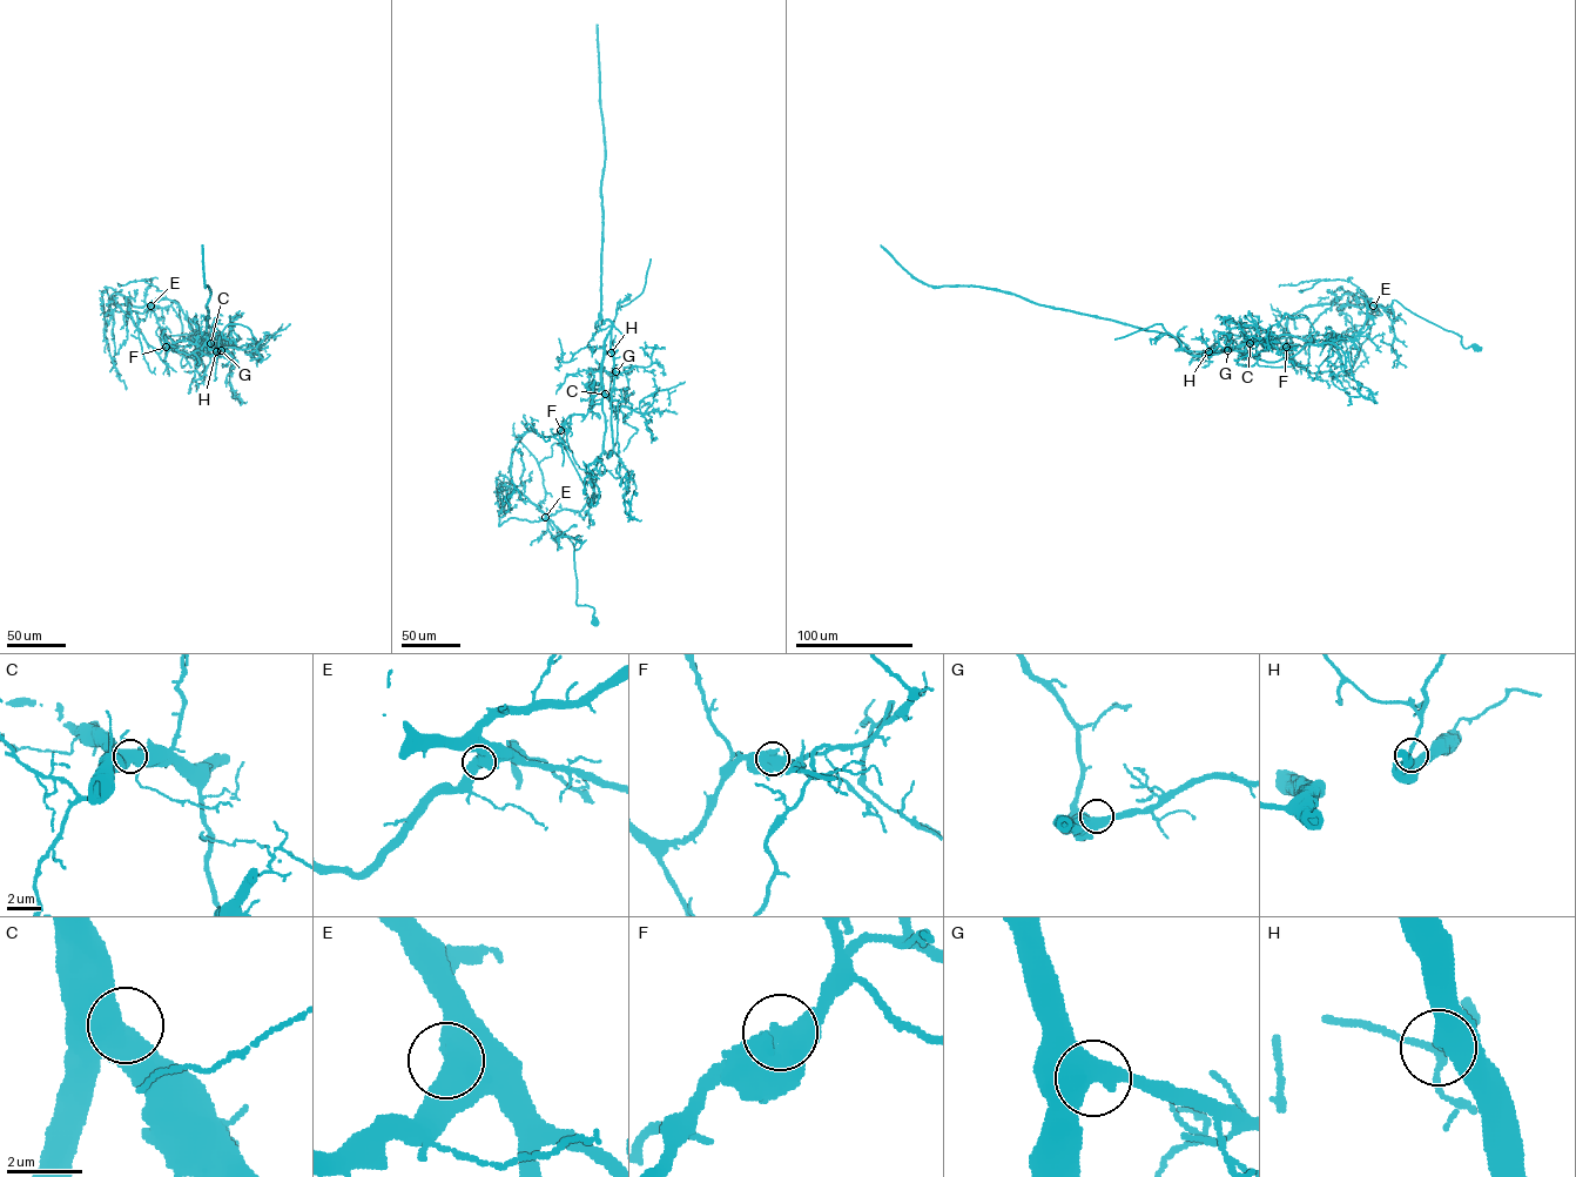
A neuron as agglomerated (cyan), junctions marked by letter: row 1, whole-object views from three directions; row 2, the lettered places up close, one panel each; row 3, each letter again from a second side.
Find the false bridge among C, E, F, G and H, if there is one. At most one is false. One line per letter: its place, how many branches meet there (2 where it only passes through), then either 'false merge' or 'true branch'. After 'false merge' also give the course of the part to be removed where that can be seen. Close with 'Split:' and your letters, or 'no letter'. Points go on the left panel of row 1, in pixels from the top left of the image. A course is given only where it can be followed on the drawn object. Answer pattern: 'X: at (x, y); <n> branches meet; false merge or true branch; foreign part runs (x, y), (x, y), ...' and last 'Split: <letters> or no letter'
C: at (210, 343); 2 branches meet; true branch
E: at (150, 305); 2 branches meet; true branch
F: at (166, 347); 2 branches meet; false merge; foreign part runs (166, 348), (157, 352), (115, 304), (150, 304), (105, 315), (114, 293), (126, 296), (129, 310), (118, 355)
G: at (221, 350); 2 branches meet; true branch
H: at (216, 351); 2 branches meet; true branch
Split: F

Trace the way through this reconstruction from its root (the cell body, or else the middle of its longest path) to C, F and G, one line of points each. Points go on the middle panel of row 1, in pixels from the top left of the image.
C: (595, 620), (593, 607), (576, 603), (573, 545), (545, 513), (579, 511), (591, 498), (606, 429), (605, 394)
F: (595, 620), (593, 607), (576, 603), (573, 543), (510, 473), (526, 431), (560, 430)
G: (595, 620), (593, 607), (576, 603), (573, 545), (545, 513), (579, 511), (591, 498), (611, 333), (615, 371)

